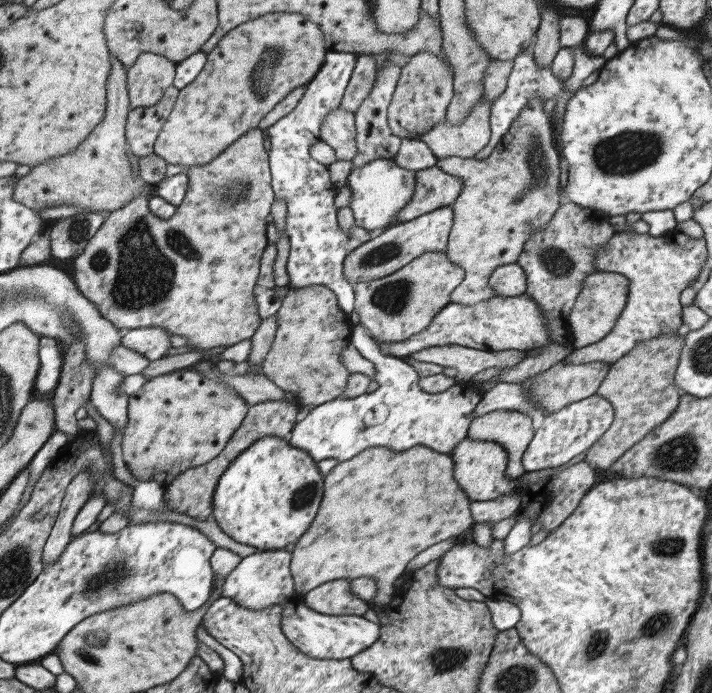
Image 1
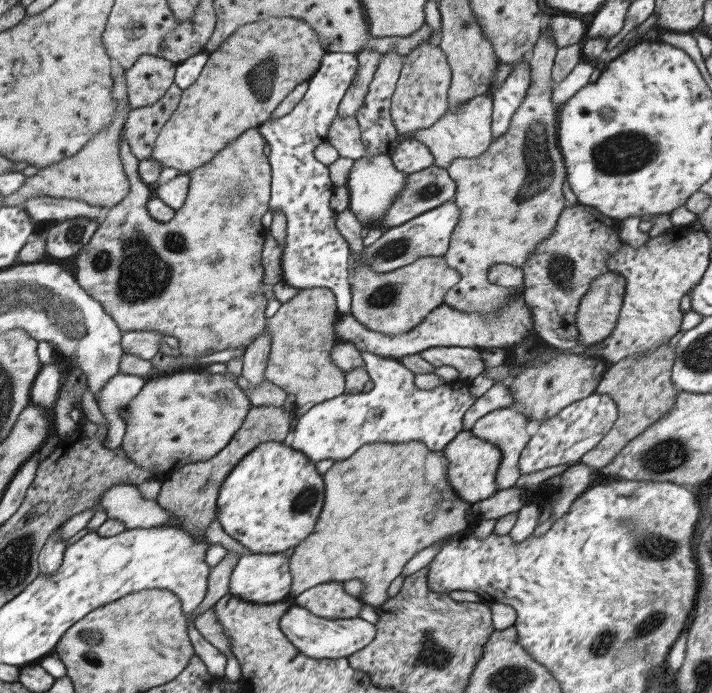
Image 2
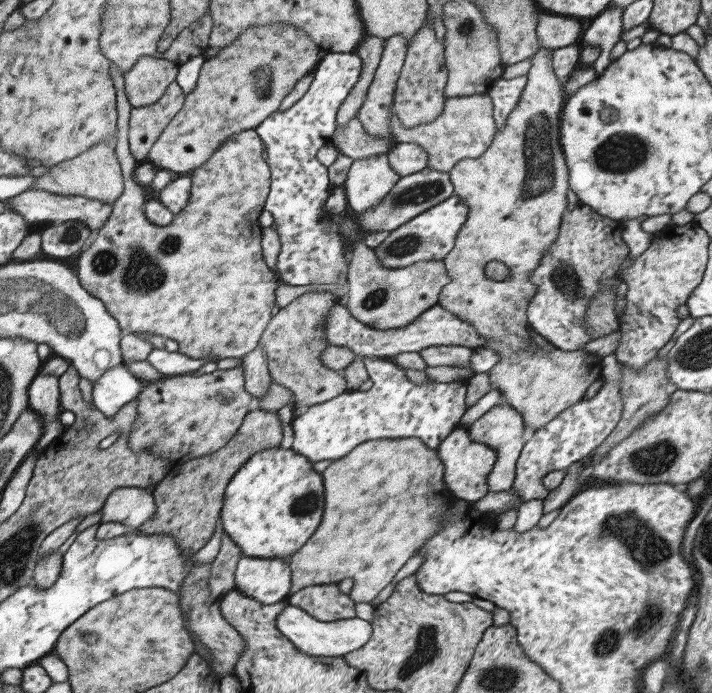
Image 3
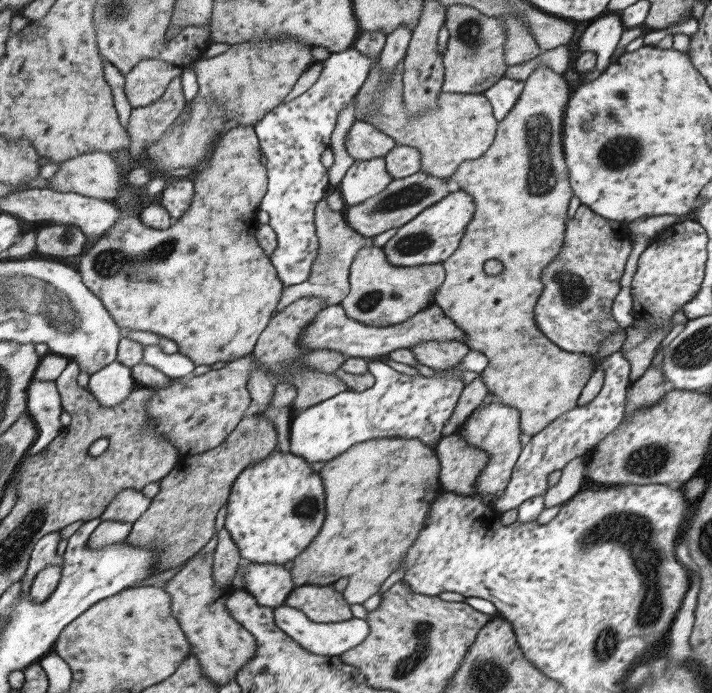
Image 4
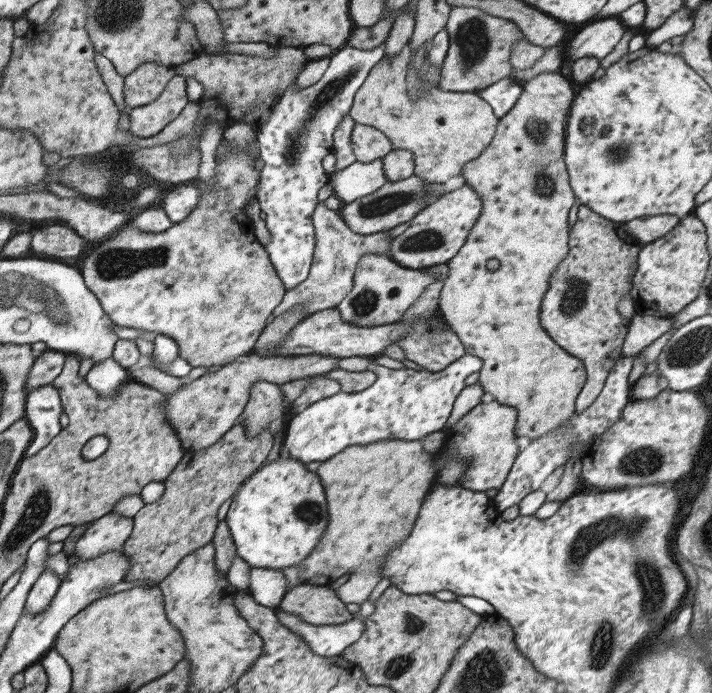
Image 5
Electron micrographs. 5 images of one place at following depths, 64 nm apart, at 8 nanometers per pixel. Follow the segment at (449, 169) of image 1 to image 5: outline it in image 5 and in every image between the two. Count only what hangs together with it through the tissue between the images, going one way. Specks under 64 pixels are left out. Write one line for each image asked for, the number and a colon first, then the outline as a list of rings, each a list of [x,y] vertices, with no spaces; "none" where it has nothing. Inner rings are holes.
2: [[[541,28],[541,38],[537,40],[535,48],[527,56],[527,64],[531,68],[531,84],[527,88],[523,104],[519,104],[519,108],[511,116],[507,132],[501,138],[493,140],[481,156],[467,158],[467,160],[455,158],[445,168],[457,186],[453,200],[455,200],[455,206],[461,210],[461,216],[457,220],[455,230],[451,232],[449,248],[443,256],[445,264],[459,272],[459,282],[443,296],[443,304],[451,306],[459,312],[493,314],[503,304],[509,304],[513,300],[523,300],[521,294],[523,294],[525,286],[521,286],[519,292],[501,290],[501,286],[487,282],[487,270],[495,264],[517,266],[523,270],[527,258],[537,248],[537,244],[545,242],[553,234],[555,222],[565,208],[561,188],[563,188],[563,178],[567,178],[567,168],[565,168],[565,162],[563,162],[563,156],[559,150],[559,142],[557,142],[559,106],[551,104],[551,92],[555,86],[553,78],[551,78],[551,70],[553,70],[553,60],[555,60],[557,50],[559,48],[555,46],[553,38],[547,34],[545,28]]]
3: [[[539,48],[539,52],[533,58],[529,58],[531,68],[525,74],[527,84],[521,92],[519,104],[507,116],[505,126],[495,134],[491,146],[483,152],[483,156],[475,160],[471,158],[459,160],[455,168],[449,172],[453,192],[467,204],[469,214],[463,226],[459,226],[459,234],[455,236],[453,250],[443,260],[449,282],[443,286],[443,290],[437,296],[437,306],[445,308],[459,320],[465,320],[475,328],[479,336],[487,338],[483,348],[495,350],[495,356],[499,358],[497,364],[487,372],[489,384],[491,388],[503,394],[507,406],[515,408],[521,414],[525,428],[533,428],[533,430],[543,428],[563,410],[581,402],[587,388],[601,376],[601,358],[587,354],[583,350],[579,352],[559,350],[557,346],[549,344],[541,334],[537,334],[527,320],[527,306],[535,296],[535,286],[529,280],[531,274],[539,268],[543,254],[557,240],[557,230],[561,218],[565,216],[567,188],[569,188],[569,170],[559,144],[559,124],[561,124],[565,98],[561,92],[563,84],[557,80],[551,66],[551,52],[553,50]],[[489,262],[501,262],[503,266],[507,266],[509,278],[503,282],[495,282],[487,278],[485,266]]]
4: [[[547,66],[533,68],[531,76],[523,82],[525,88],[517,104],[507,112],[507,116],[497,122],[497,132],[493,144],[477,160],[465,160],[459,164],[455,174],[449,180],[459,184],[461,192],[473,196],[475,214],[465,226],[463,238],[457,244],[457,250],[441,264],[445,268],[445,280],[439,286],[433,304],[443,310],[447,318],[455,322],[457,328],[465,334],[465,346],[477,350],[487,358],[487,368],[481,372],[487,392],[501,400],[501,406],[517,408],[519,412],[519,430],[521,434],[535,436],[543,432],[553,420],[567,414],[577,406],[577,400],[591,380],[595,364],[581,356],[571,354],[555,346],[543,332],[535,326],[535,304],[543,292],[539,282],[543,270],[553,262],[561,252],[563,234],[565,234],[565,212],[569,198],[573,196],[569,184],[569,170],[563,156],[563,118],[569,102],[569,86],[563,76],[555,74]],[[489,260],[497,260],[503,266],[499,276],[489,276],[483,268]]]
5: [[[543,72],[533,76],[523,86],[517,104],[499,120],[489,146],[463,166],[459,176],[463,176],[465,184],[479,194],[483,208],[475,226],[471,226],[465,244],[447,262],[449,276],[439,292],[441,318],[449,324],[449,330],[457,334],[465,346],[465,354],[481,360],[477,382],[483,392],[491,394],[497,404],[517,410],[515,436],[525,436],[529,440],[537,440],[571,420],[577,394],[587,380],[583,362],[565,354],[539,322],[543,296],[547,294],[547,282],[551,280],[549,276],[567,258],[567,212],[575,204],[575,194],[569,186],[563,150],[567,116],[573,100],[573,90],[561,74]],[[489,260],[499,262],[499,268],[491,272],[487,268]]]

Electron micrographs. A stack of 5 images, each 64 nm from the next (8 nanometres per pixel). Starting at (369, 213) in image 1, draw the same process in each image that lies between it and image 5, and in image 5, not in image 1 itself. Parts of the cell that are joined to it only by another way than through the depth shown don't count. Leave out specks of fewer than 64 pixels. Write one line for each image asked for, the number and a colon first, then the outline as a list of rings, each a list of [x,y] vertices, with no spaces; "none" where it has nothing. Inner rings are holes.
2: [[[387,154],[355,160],[351,170],[349,170],[347,184],[345,184],[345,188],[349,192],[349,212],[355,216],[355,220],[361,226],[379,228],[379,222],[381,222],[383,214],[387,212],[387,208],[391,208],[391,202],[403,190],[403,186],[407,182],[407,176],[409,174],[395,170],[395,166],[393,166],[393,162]]]
3: [[[385,154],[353,160],[343,182],[347,206],[355,214],[375,208],[399,178],[401,176],[389,168]]]
4: [[[385,158],[355,160],[341,178],[337,190],[341,190],[341,198],[347,206],[357,206],[381,194],[391,180],[391,174],[385,170]]]
5: [[[353,162],[343,172],[335,172],[329,176],[329,186],[333,188],[333,194],[339,198],[341,204],[351,204],[355,200],[361,200],[363,196],[379,190],[383,184],[387,184],[383,162]]]

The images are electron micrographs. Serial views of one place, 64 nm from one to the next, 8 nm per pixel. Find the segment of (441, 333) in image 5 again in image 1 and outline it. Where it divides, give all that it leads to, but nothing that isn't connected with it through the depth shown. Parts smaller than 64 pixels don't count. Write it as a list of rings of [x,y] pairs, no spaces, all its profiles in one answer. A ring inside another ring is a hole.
[[[431,346],[411,354],[413,362],[427,362],[441,368],[455,368],[455,382],[471,382],[481,370],[487,368],[511,368],[519,364],[527,354],[519,350],[501,350],[501,352],[483,352],[465,346]]]

